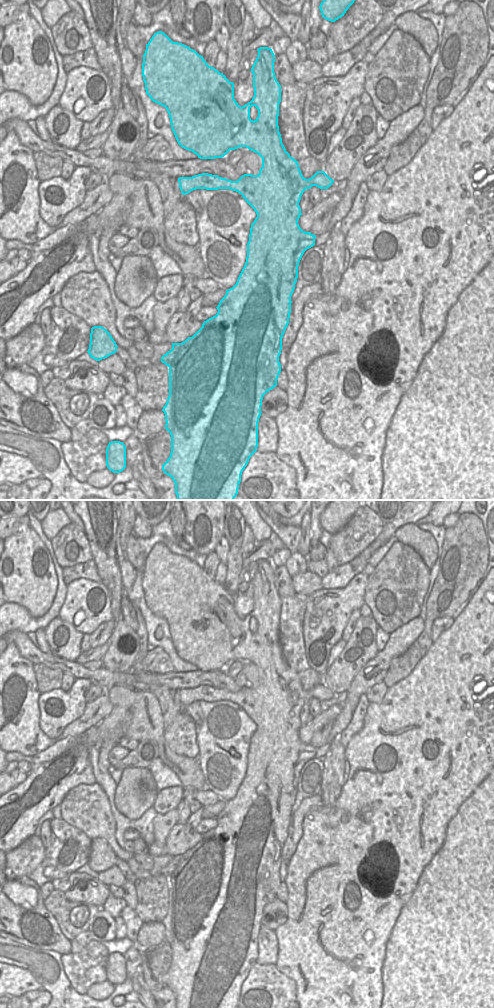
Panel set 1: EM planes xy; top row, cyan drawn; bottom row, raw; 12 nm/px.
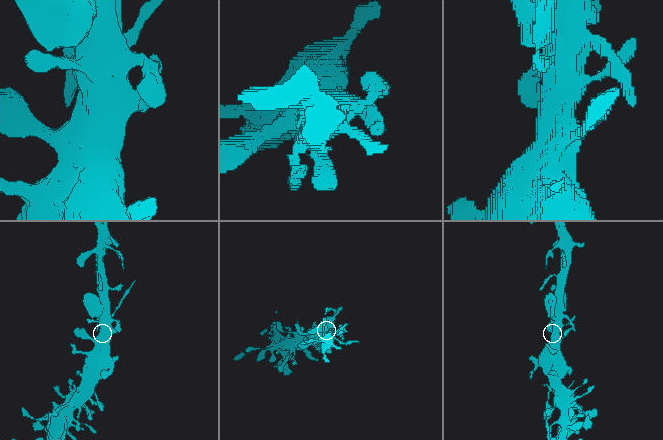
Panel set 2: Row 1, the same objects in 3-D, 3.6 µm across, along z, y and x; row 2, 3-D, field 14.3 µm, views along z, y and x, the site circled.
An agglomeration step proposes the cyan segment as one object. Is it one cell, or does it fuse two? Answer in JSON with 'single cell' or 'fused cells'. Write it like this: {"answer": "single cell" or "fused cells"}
{"answer": "single cell"}

